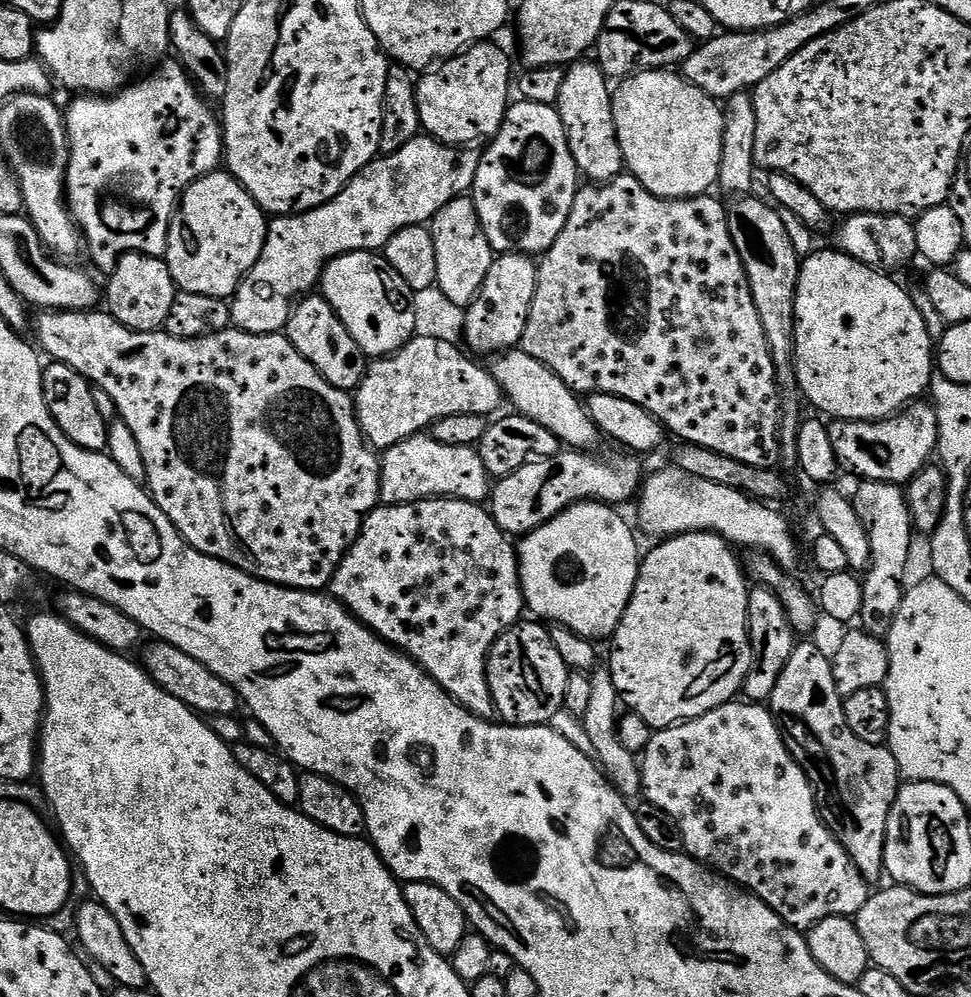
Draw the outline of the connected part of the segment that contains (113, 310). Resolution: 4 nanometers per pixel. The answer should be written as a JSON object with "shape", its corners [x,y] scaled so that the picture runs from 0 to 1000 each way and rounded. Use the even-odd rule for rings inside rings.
{"shape":[[[132,253],[120,261],[119,269],[110,281],[109,312],[112,317],[116,317],[122,324],[138,333],[159,333],[168,330],[175,315],[175,307],[179,307],[183,290],[172,264],[166,258]]]}

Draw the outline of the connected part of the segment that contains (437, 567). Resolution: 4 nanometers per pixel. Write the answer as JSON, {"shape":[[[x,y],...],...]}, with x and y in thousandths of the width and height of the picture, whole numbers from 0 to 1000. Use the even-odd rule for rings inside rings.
{"shape":[[[446,499],[427,502],[425,506],[388,508],[375,521],[375,527],[371,530],[371,539],[364,544],[361,552],[352,560],[340,587],[340,597],[343,602],[350,603],[368,622],[372,622],[391,641],[428,663],[433,671],[439,676],[443,676],[443,680],[447,680],[447,684],[451,684],[451,688],[455,688],[455,692],[459,692],[459,696],[468,699],[477,710],[484,712],[490,718],[499,720],[511,718],[509,700],[505,696],[503,687],[503,654],[507,650],[507,645],[521,631],[537,625],[539,618],[536,617],[541,617],[542,607],[540,594],[536,591],[536,564],[532,551],[529,549],[528,543],[509,524],[506,513],[502,509],[464,499]]]}

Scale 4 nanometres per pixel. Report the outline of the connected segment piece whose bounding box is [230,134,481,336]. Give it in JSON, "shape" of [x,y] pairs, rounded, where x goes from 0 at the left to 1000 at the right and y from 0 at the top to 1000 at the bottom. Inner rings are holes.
{"shape":[[[440,134],[427,136],[422,142],[418,142],[418,146],[414,146],[414,150],[410,150],[401,156],[392,155],[390,158],[378,164],[366,179],[363,180],[348,194],[343,201],[337,201],[332,207],[320,209],[318,213],[310,213],[300,217],[285,217],[276,226],[276,234],[274,235],[274,243],[270,247],[270,255],[266,259],[264,266],[253,274],[250,281],[247,282],[246,289],[243,290],[237,301],[239,311],[239,325],[246,329],[249,333],[260,333],[263,337],[278,337],[288,335],[296,330],[297,319],[301,315],[303,303],[318,296],[329,286],[330,277],[334,273],[340,262],[346,257],[355,257],[358,253],[387,253],[395,250],[402,243],[402,239],[406,239],[406,235],[410,235],[415,229],[427,229],[429,227],[440,226],[451,215],[451,211],[455,211],[455,207],[459,207],[465,201],[477,198],[483,192],[488,183],[488,179],[492,175],[492,166],[494,165],[495,153],[490,150],[471,150],[469,147],[455,144],[451,140],[445,139]]]}

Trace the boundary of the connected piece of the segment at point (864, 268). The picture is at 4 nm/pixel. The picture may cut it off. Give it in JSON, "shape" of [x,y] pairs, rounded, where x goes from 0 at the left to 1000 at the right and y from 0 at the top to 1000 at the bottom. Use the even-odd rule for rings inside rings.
{"shape":[[[868,251],[861,253],[837,252],[835,256],[827,258],[824,266],[824,278],[820,288],[820,374],[829,402],[836,405],[844,414],[853,419],[862,421],[912,421],[923,416],[928,409],[946,402],[947,397],[957,392],[962,376],[962,337],[956,334],[956,325],[950,314],[943,310],[941,302],[935,298],[935,293],[927,285],[918,281],[918,276],[909,272],[902,272],[896,266],[889,265]]]}

